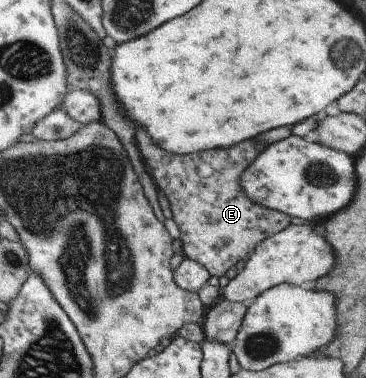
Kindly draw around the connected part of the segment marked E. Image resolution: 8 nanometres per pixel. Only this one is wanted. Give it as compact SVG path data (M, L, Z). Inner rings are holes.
M144 127L137 128L136 135L142 159L144 159L157 188L167 197L171 206L173 221L182 231L181 241L184 258L198 261L210 271L212 276L222 277L232 267L236 267L240 261L246 263L248 257L254 255L254 251L256 251L256 247L260 246L260 243L281 233L291 225L292 217L290 215L254 203L242 189L242 173L258 159L258 155L261 155L267 149L268 146L264 143L258 143L257 145L256 141L249 140L248 142L238 143L238 145L232 145L230 148L217 148L194 154L176 155L158 147Z

